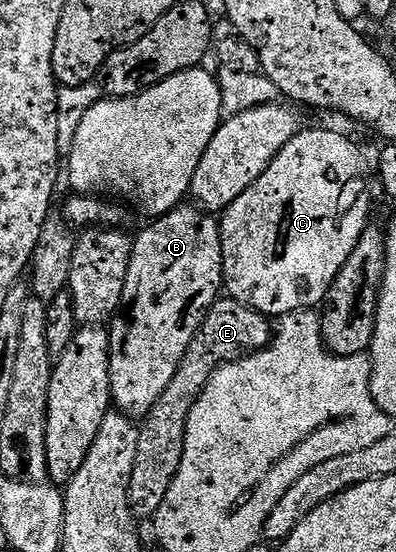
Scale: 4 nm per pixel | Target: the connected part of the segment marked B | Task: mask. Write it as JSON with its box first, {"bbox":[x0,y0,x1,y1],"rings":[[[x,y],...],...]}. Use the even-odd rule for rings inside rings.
{"bbox":[109,206,223,418],"rings":[[[180,206],[174,208],[165,215],[152,219],[151,224],[138,237],[133,240],[131,250],[131,261],[127,267],[127,277],[125,278],[125,290],[123,291],[122,305],[114,317],[113,323],[109,328],[111,338],[111,365],[109,366],[109,374],[111,375],[111,399],[114,407],[122,412],[124,416],[130,418],[145,418],[153,410],[153,406],[157,402],[157,398],[161,398],[161,394],[165,394],[165,390],[169,386],[169,382],[173,382],[173,374],[177,374],[177,366],[181,362],[181,358],[185,358],[185,350],[189,350],[189,346],[193,342],[193,338],[199,332],[200,325],[207,316],[207,312],[211,309],[212,304],[220,299],[223,283],[223,243],[221,242],[221,234],[219,233],[220,221],[214,215],[208,214],[198,207]]]}

